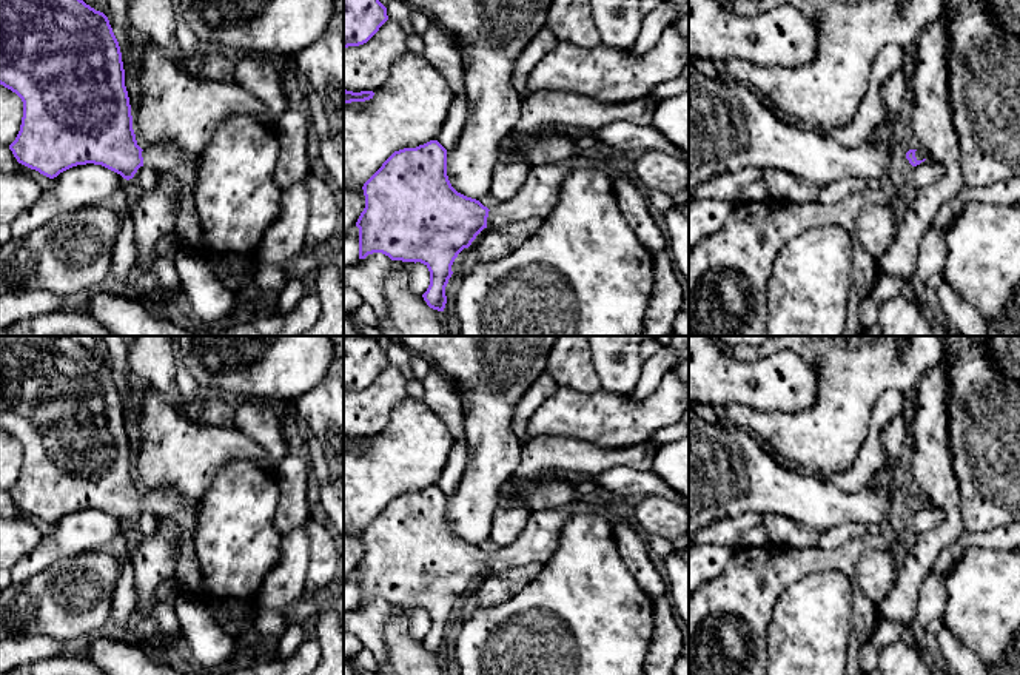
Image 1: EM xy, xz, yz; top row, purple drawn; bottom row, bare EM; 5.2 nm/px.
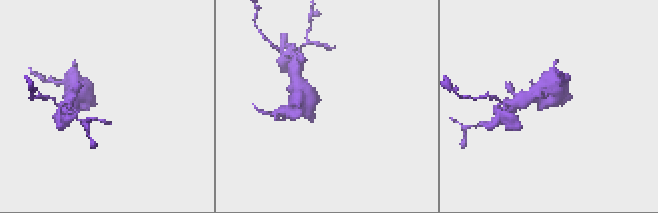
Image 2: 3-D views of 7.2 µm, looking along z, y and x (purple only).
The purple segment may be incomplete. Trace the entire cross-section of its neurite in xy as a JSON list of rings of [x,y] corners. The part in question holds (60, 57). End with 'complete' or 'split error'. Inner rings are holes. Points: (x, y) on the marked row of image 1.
[[[0,0],[0,85],[23,102],[23,117],[15,140],[9,145],[18,163],[54,179],[77,165],[102,165],[123,179],[134,177],[140,166],[173,174],[180,186],[180,213],[174,231],[191,248],[200,248],[203,234],[194,208],[194,186],[200,154],[186,156],[171,139],[140,148],[133,129],[133,116],[119,42],[108,17],[83,0]]]; split error

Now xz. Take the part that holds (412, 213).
[[[438,140],[394,151],[362,186],[365,208],[356,222],[359,259],[382,253],[391,260],[424,264],[430,271],[430,285],[422,297],[430,308],[444,311],[445,287],[453,274],[451,265],[458,254],[468,248],[487,227],[501,227],[532,217],[545,219],[555,208],[562,183],[573,170],[562,163],[532,165],[518,193],[488,210],[479,200],[451,186],[447,176],[447,149]]]; split error

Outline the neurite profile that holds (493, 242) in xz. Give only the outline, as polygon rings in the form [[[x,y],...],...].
[[[542,217],[524,219],[501,227],[487,227],[476,236],[478,262],[493,262],[525,243],[542,227]]]

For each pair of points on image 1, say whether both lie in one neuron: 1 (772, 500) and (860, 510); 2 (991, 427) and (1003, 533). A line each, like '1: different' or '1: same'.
1: same
2: different

